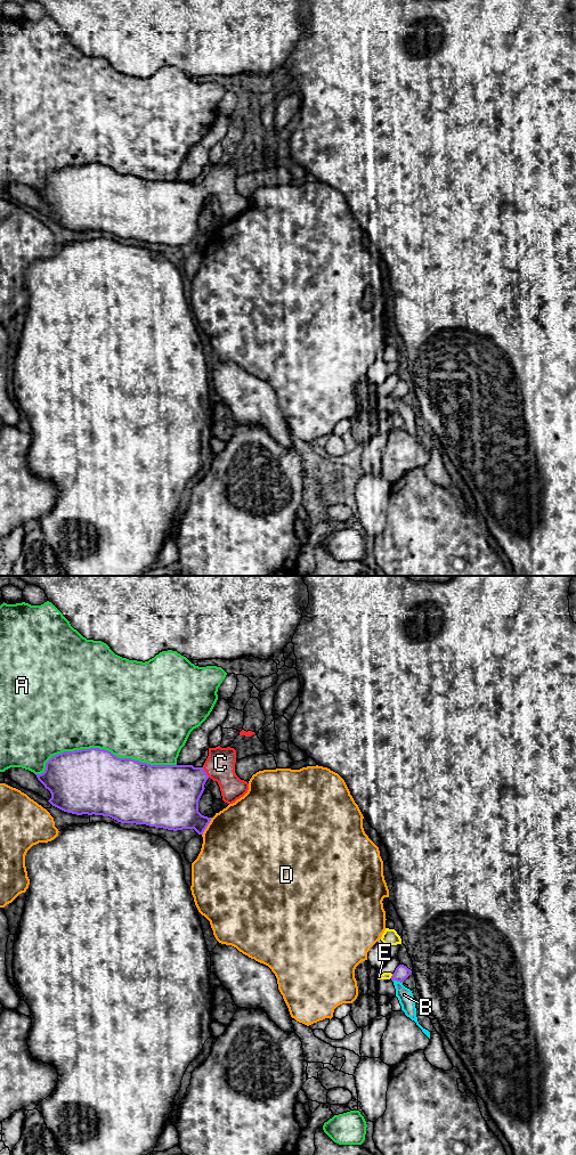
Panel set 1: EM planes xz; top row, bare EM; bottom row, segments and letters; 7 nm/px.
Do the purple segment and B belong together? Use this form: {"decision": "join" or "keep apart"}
{"decision": "keep apart"}

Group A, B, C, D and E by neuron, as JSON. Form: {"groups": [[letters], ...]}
{"groups": [["A"], ["B"], ["C"], ["D"], ["E"]]}

